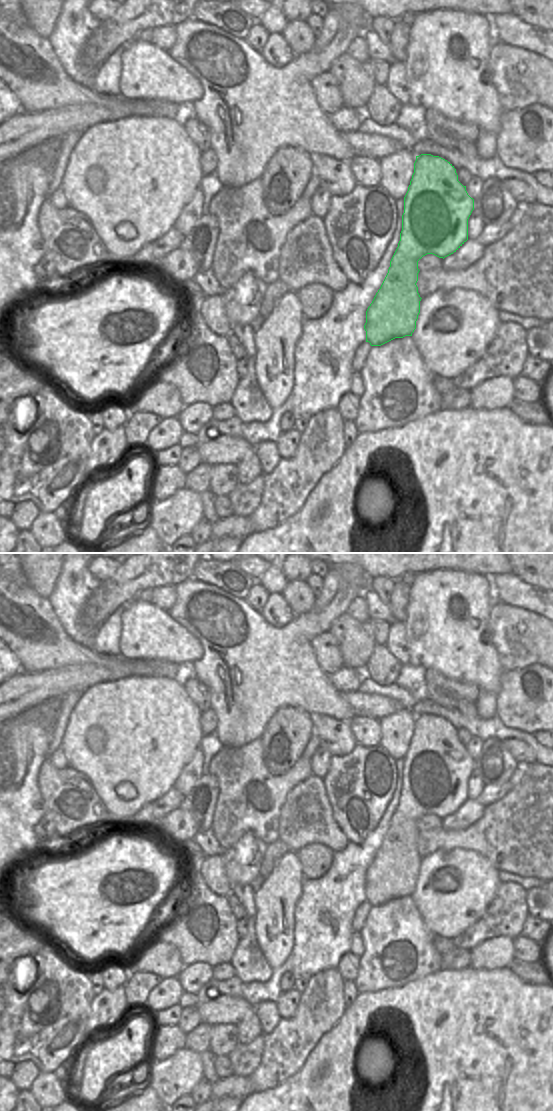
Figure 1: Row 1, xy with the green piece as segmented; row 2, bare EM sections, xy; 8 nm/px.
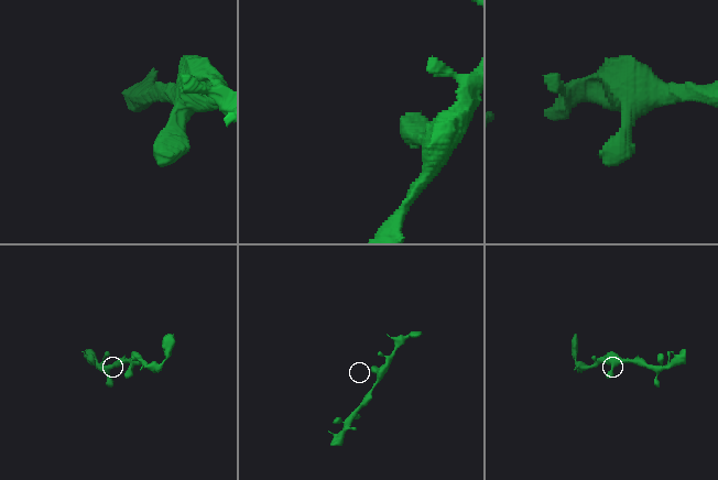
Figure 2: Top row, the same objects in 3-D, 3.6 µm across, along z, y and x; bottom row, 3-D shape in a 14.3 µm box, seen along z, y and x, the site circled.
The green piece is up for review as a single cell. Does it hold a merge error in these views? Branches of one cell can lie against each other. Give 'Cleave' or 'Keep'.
Keep.

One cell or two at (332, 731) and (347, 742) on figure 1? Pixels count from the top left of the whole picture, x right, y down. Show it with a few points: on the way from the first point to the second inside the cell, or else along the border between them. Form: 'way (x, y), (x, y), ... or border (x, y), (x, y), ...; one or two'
way (336, 735), (343, 742); one

